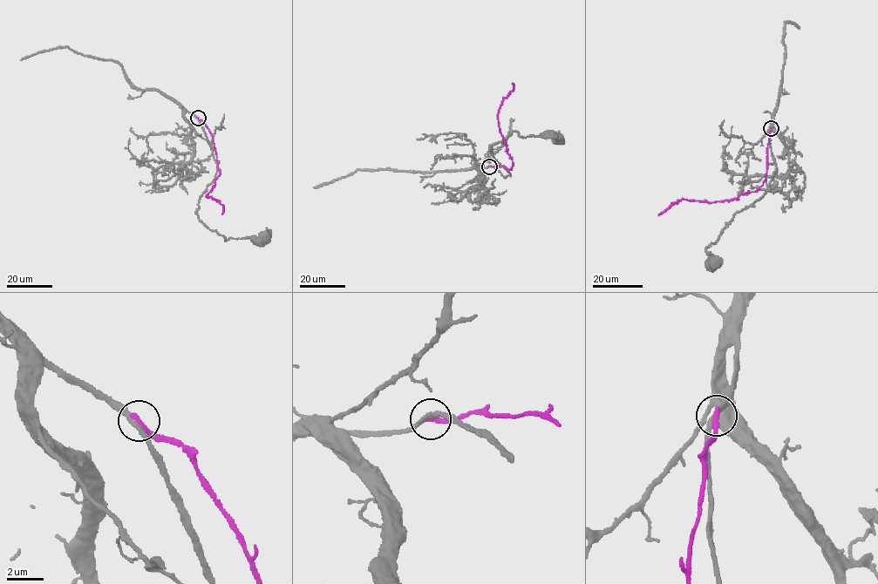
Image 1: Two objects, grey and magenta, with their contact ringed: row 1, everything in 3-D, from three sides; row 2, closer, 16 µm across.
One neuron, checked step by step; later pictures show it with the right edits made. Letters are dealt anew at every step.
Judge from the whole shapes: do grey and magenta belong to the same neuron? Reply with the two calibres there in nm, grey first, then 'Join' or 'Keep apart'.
Thickness 240 nm (grey) against 300 nm. Keep apart

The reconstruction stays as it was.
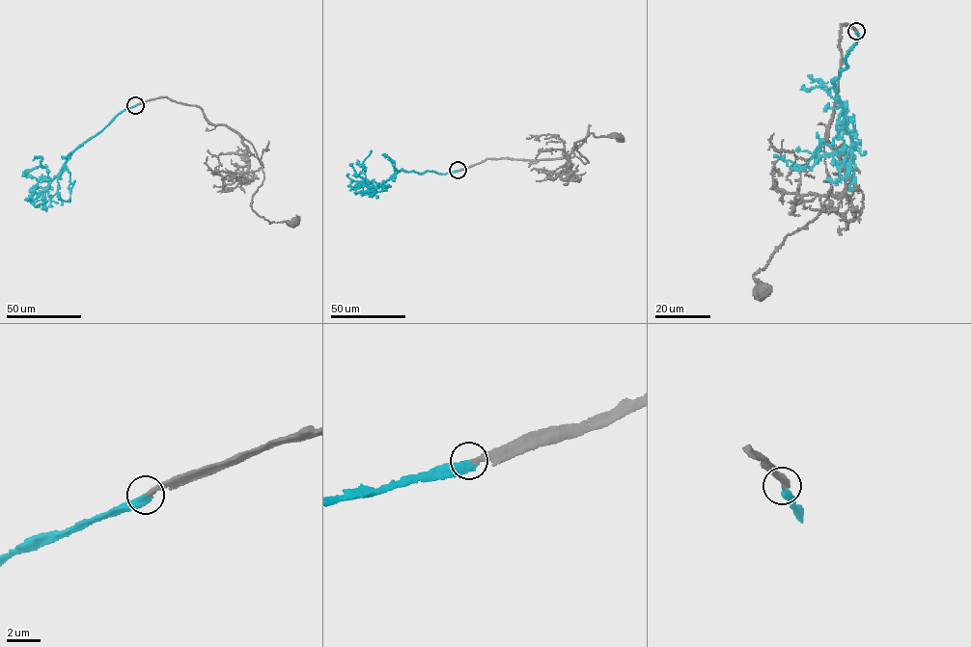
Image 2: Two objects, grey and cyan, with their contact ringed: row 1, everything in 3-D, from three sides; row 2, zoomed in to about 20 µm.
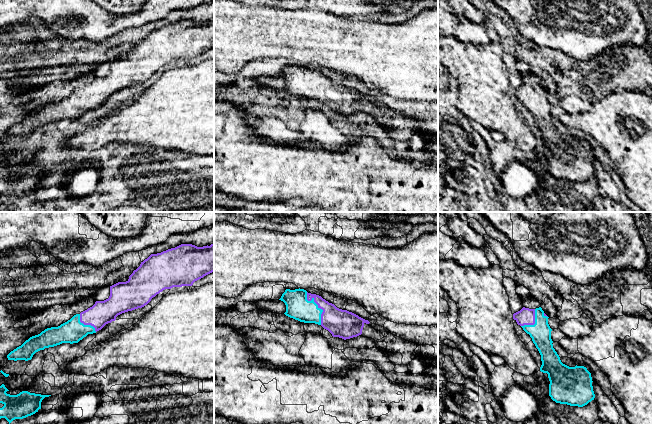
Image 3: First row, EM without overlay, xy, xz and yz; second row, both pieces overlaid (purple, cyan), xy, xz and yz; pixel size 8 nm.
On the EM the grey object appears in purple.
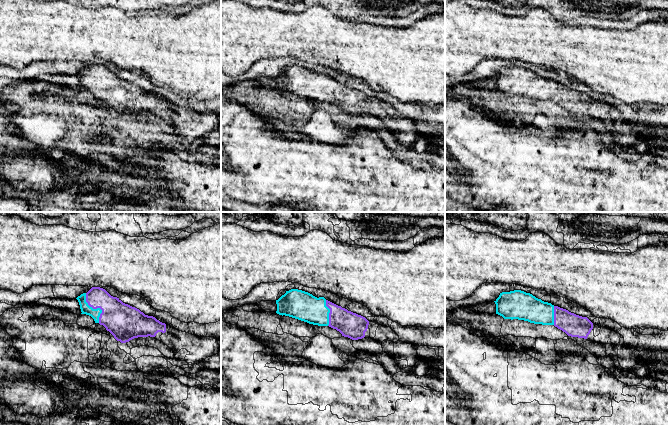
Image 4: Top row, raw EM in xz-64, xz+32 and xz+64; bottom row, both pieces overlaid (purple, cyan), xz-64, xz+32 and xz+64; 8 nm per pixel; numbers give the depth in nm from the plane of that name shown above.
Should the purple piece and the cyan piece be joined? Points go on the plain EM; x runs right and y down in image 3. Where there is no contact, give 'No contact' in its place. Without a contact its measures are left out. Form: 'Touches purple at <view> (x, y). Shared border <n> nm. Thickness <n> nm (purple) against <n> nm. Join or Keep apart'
Touches purple at xz (318, 82). Shared border 300 nm. Thickness 220 nm (purple) against 190 nm. Join

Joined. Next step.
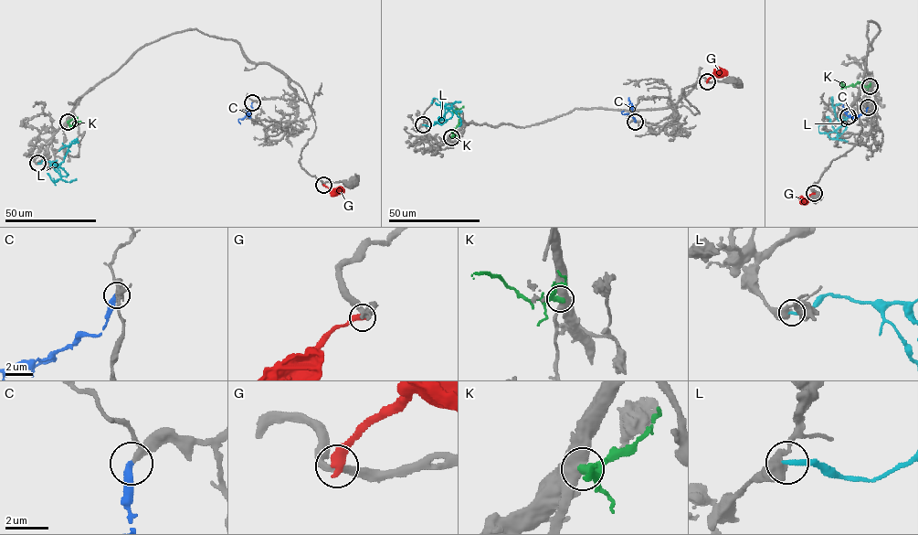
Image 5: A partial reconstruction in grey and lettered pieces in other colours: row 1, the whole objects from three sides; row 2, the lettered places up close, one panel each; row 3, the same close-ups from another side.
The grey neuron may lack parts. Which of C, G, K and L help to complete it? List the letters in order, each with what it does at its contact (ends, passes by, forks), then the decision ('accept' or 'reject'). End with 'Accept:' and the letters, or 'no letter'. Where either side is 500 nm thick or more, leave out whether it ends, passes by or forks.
C: it ends there; accept
G: it ends there; reject
K: reject
L: it ends there; reject
Accept: C

